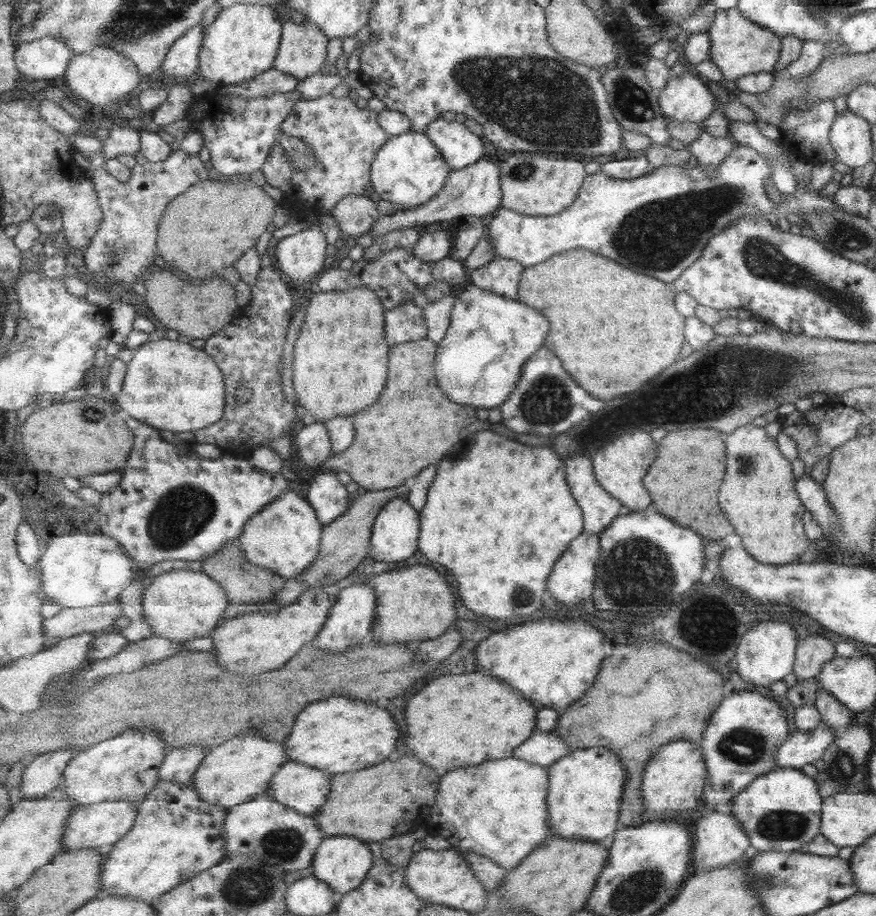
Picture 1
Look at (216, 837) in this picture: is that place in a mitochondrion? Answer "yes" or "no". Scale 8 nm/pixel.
no

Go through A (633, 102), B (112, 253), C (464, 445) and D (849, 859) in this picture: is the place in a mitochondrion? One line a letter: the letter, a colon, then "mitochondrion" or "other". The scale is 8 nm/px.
A: mitochondrion
B: mitochondrion
C: other
D: other

